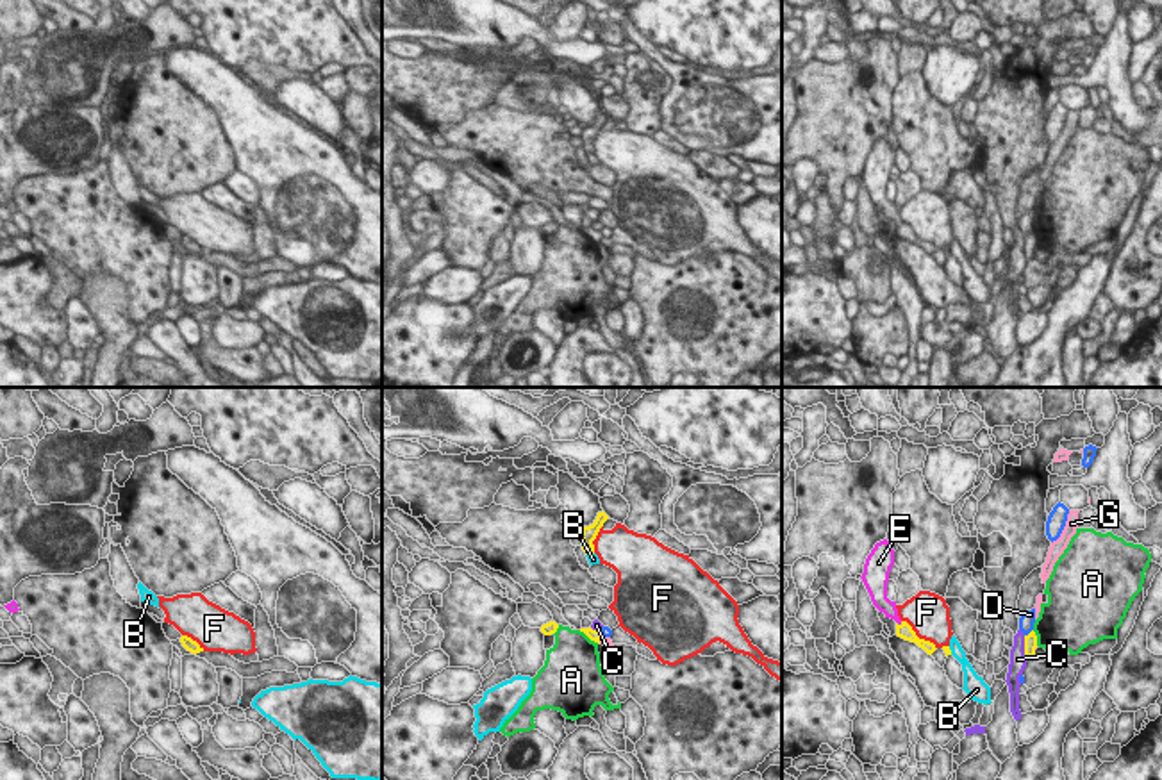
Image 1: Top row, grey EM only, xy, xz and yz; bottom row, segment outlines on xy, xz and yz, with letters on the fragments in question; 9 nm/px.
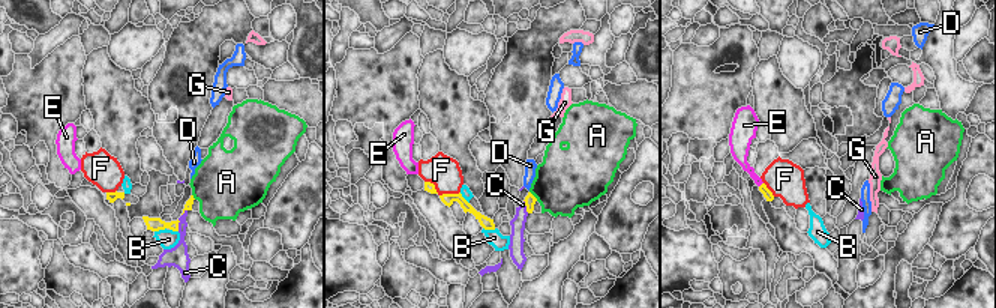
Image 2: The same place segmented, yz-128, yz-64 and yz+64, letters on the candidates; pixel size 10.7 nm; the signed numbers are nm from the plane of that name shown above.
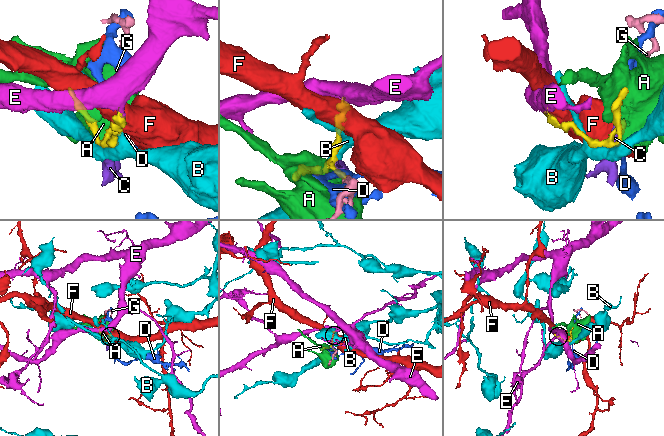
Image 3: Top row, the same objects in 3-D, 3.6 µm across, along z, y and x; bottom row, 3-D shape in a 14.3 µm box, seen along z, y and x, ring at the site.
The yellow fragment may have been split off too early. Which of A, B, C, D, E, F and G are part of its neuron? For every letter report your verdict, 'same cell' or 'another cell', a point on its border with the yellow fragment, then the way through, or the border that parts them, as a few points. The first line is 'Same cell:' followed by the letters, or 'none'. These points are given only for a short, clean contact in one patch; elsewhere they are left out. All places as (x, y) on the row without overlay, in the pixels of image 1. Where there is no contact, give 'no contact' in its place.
Same cell: E
A: another cell | xz (589, 238)
B: another cell | xz (589, 152)
C: another cell | yz (1025, 248) | along yz (1023, 236), (1027, 261)
D: another cell | yz (1030, 232) | along yz (1032, 229), (1025, 236)
E: same cell | yz (902, 224) | across yz (904, 231), (902, 224), (882, 204)
F: another cell | yz (918, 238)
G: another cell | xz (600, 238) | along xz (602, 236), (598, 243)

